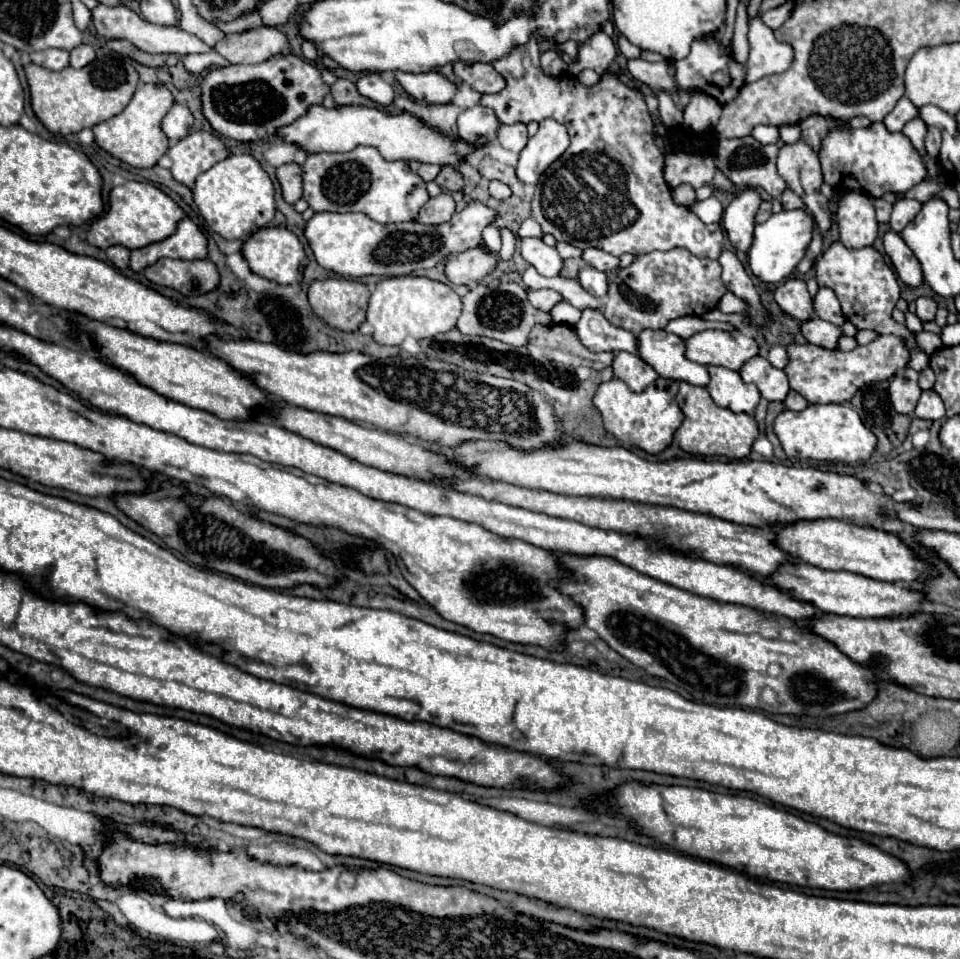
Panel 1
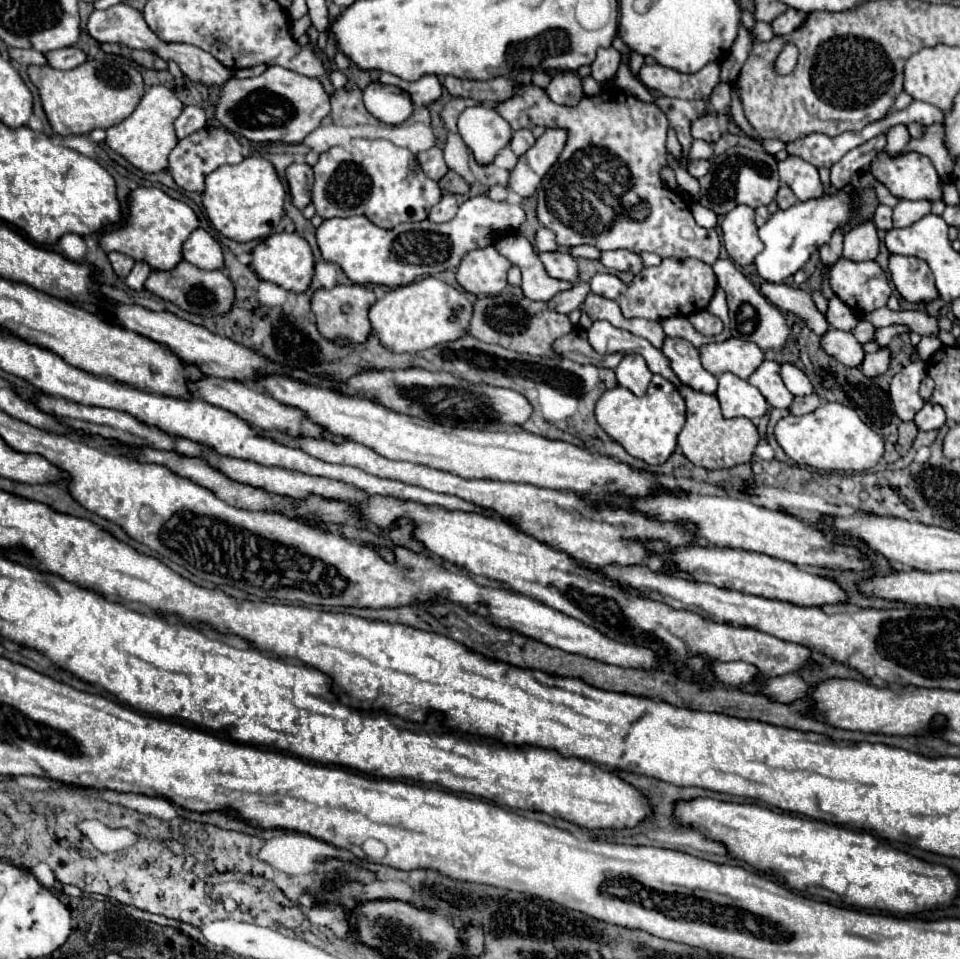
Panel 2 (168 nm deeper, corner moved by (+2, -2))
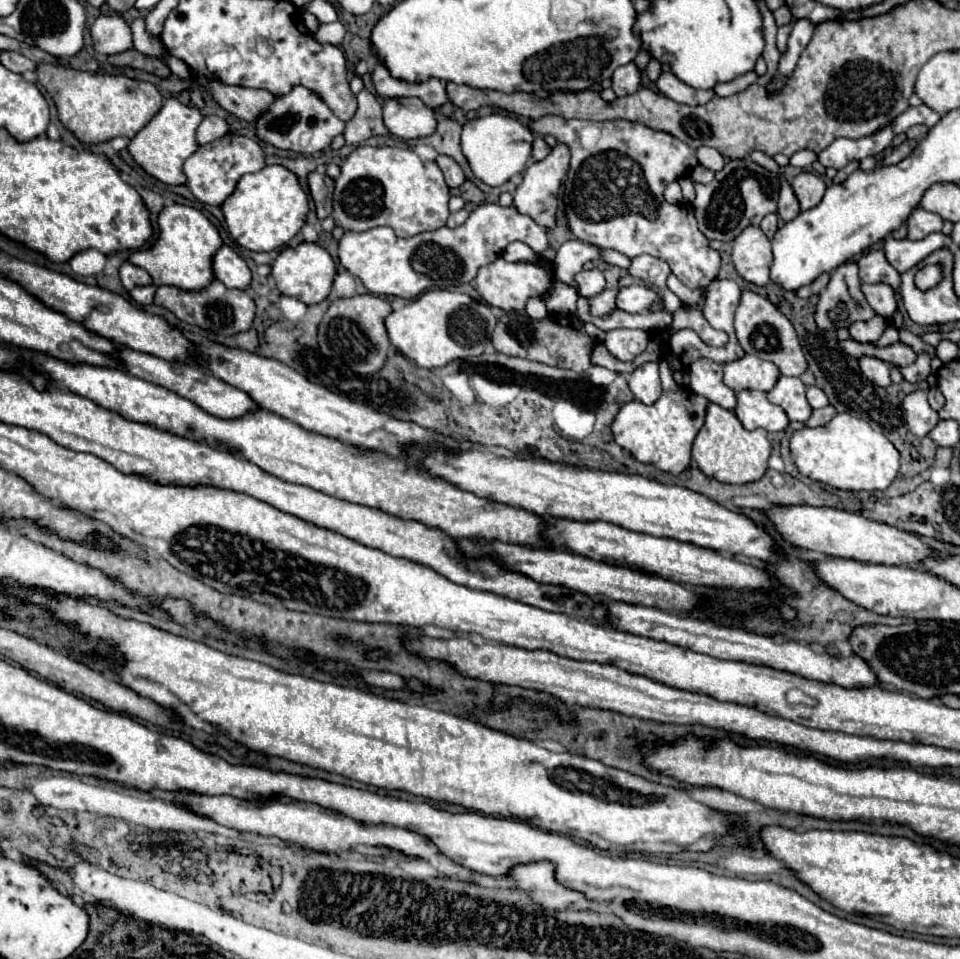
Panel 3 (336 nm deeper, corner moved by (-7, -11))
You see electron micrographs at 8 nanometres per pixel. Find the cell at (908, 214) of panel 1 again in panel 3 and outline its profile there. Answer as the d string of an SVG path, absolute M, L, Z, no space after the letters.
M914 209L914 213L908 219L908 237L914 239L924 239L930 233L942 231L942 217L924 209Z

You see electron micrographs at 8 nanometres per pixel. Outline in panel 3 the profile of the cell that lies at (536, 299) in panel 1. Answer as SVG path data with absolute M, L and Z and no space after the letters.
M618 289L604 291L604 293L596 295L596 297L592 297L590 299L590 313L596 315L596 317L610 315L616 309L616 295L618 295Z

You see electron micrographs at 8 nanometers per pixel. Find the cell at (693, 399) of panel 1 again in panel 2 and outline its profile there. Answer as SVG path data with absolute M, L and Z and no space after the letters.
M679 386L679 392L687 404L687 422L677 438L677 444L695 466L713 470L731 468L735 464L745 464L751 460L753 450L759 442L759 434L749 418L723 418L719 402L713 394L703 394L689 386Z

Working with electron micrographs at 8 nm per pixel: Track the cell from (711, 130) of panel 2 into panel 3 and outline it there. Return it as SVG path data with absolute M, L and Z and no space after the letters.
M700 147L696 151L696 157L698 157L700 165L710 169L710 171L720 171L724 167L724 163L726 163L724 157L716 149L712 149L712 147Z

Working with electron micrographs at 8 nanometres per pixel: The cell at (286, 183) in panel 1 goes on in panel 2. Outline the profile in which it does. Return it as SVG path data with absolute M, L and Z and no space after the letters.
M291 164L285 170L285 176L287 176L287 182L289 182L289 194L291 194L293 206L303 210L311 202L309 182L307 182L307 174L305 174L303 164Z

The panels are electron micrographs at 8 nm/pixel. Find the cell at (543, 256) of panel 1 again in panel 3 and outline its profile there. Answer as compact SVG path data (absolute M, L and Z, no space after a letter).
M592 269L592 271L582 271L576 275L576 281L580 285L580 293L584 297L594 297L594 295L600 295L604 289L606 289L606 279L602 275L602 271L598 269Z

